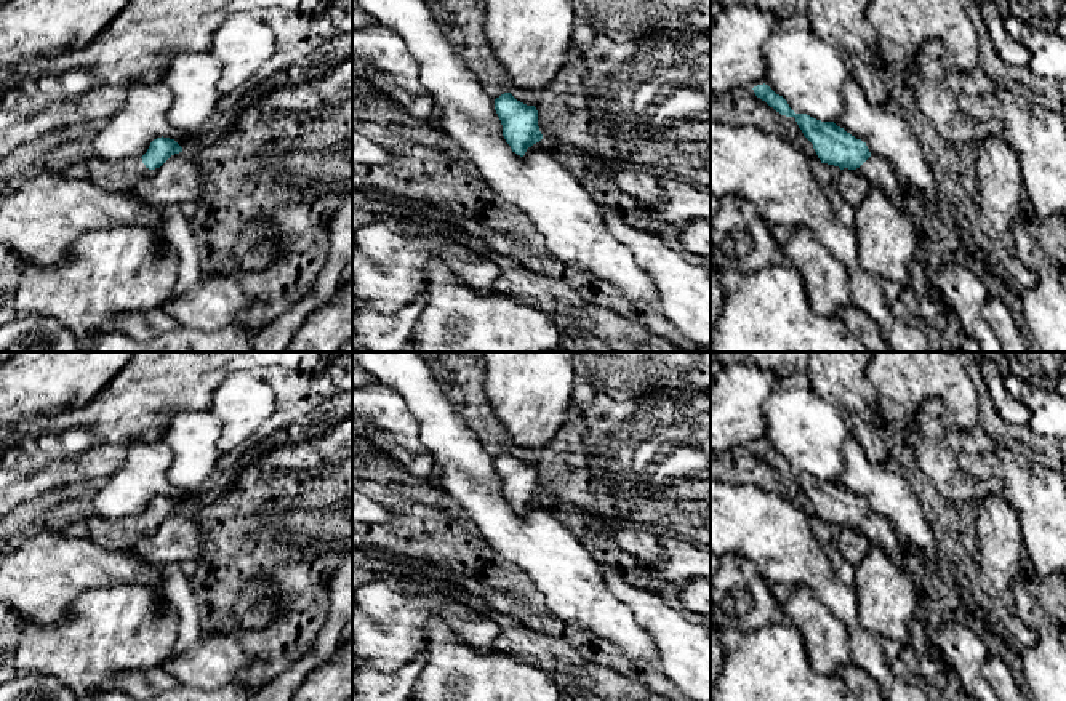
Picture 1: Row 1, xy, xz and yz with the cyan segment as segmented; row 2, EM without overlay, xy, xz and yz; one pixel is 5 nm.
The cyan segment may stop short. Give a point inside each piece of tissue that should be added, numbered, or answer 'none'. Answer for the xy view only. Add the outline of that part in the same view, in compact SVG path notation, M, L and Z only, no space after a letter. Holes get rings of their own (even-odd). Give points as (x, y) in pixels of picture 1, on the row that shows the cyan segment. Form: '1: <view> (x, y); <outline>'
1: xy (120, 176); M141 157L104 162L91 158L88 163L90 179L104 190L114 194L130 194L139 179L155 174L149 170Z

